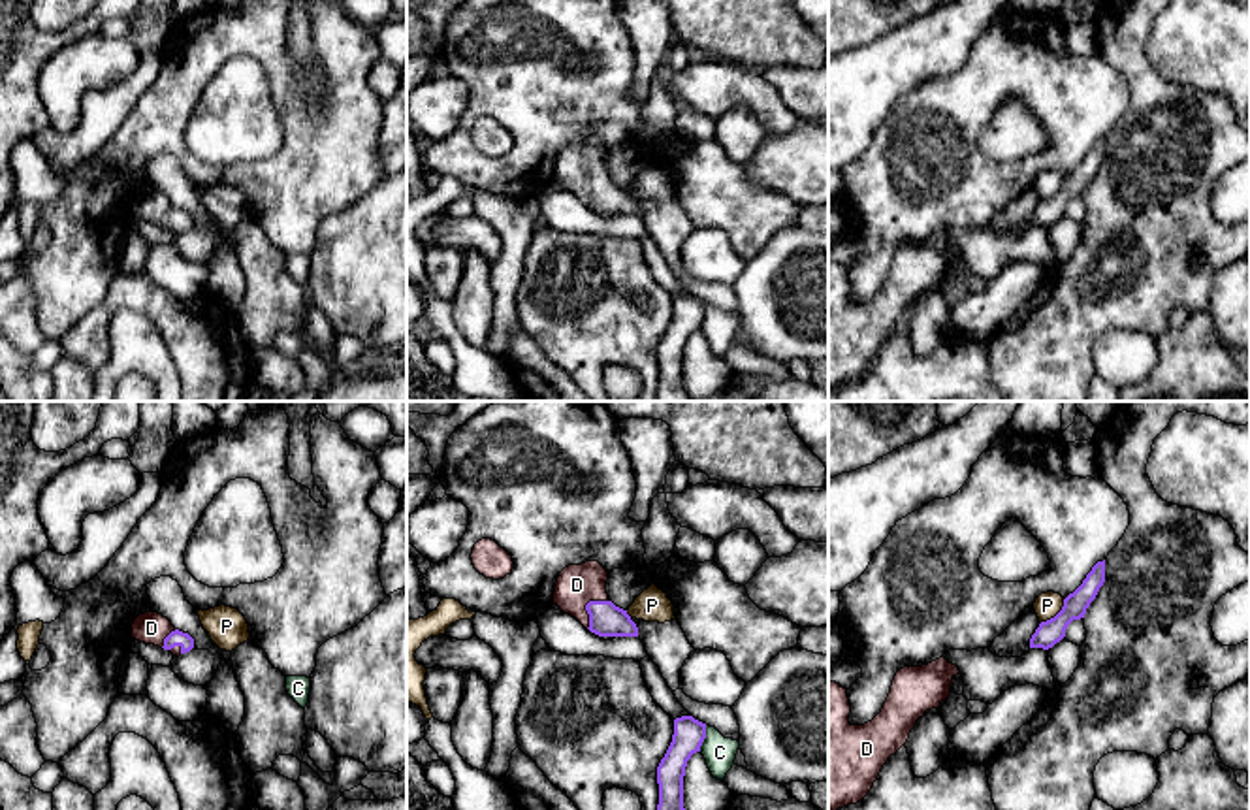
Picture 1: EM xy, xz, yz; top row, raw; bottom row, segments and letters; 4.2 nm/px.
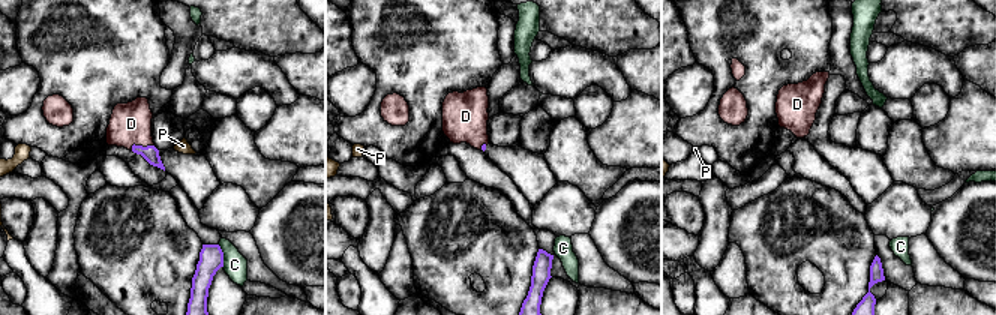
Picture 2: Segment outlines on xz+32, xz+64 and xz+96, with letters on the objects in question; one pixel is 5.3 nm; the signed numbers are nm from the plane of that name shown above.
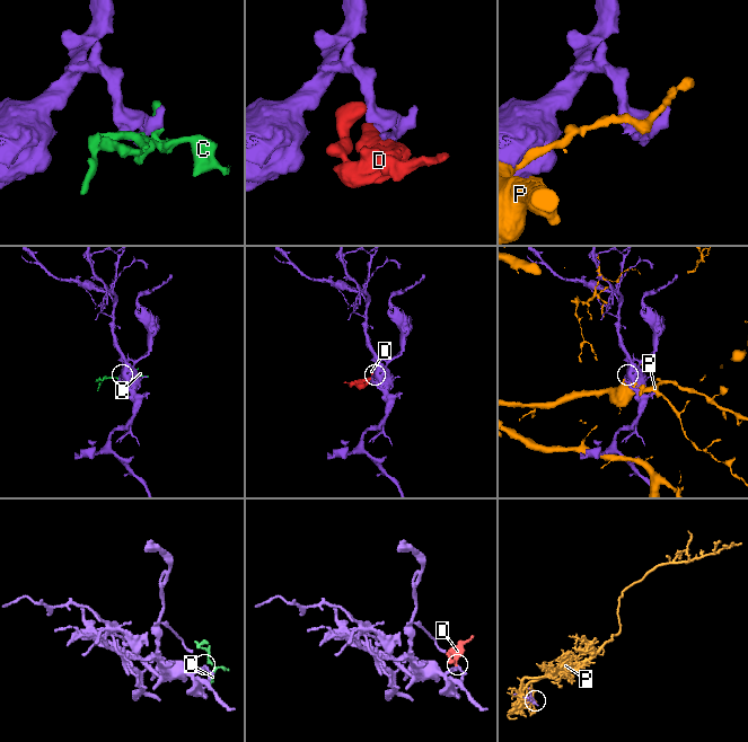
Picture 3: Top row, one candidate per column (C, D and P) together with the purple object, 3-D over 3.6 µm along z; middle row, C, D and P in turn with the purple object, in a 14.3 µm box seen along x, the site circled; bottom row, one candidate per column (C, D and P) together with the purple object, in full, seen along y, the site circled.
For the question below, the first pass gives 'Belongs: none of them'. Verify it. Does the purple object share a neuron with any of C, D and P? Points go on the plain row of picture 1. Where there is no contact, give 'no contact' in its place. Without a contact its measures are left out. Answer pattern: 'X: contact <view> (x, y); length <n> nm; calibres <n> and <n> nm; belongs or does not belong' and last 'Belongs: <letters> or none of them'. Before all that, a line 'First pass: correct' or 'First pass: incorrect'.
First pass: incorrect
C: contact xz (705, 315); length 120 nm; calibres 140 and 140 nm; does not belong
D: contact xz (586, 183); length 160 nm; calibres 140 and 180 nm; belongs
P: contact yz (1057, 193); length 160 nm; calibres 110 and 110 nm; does not belong
Belongs: D

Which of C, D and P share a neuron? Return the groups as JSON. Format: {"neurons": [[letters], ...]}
{"neurons": [["C"], ["D"], ["P"]]}

